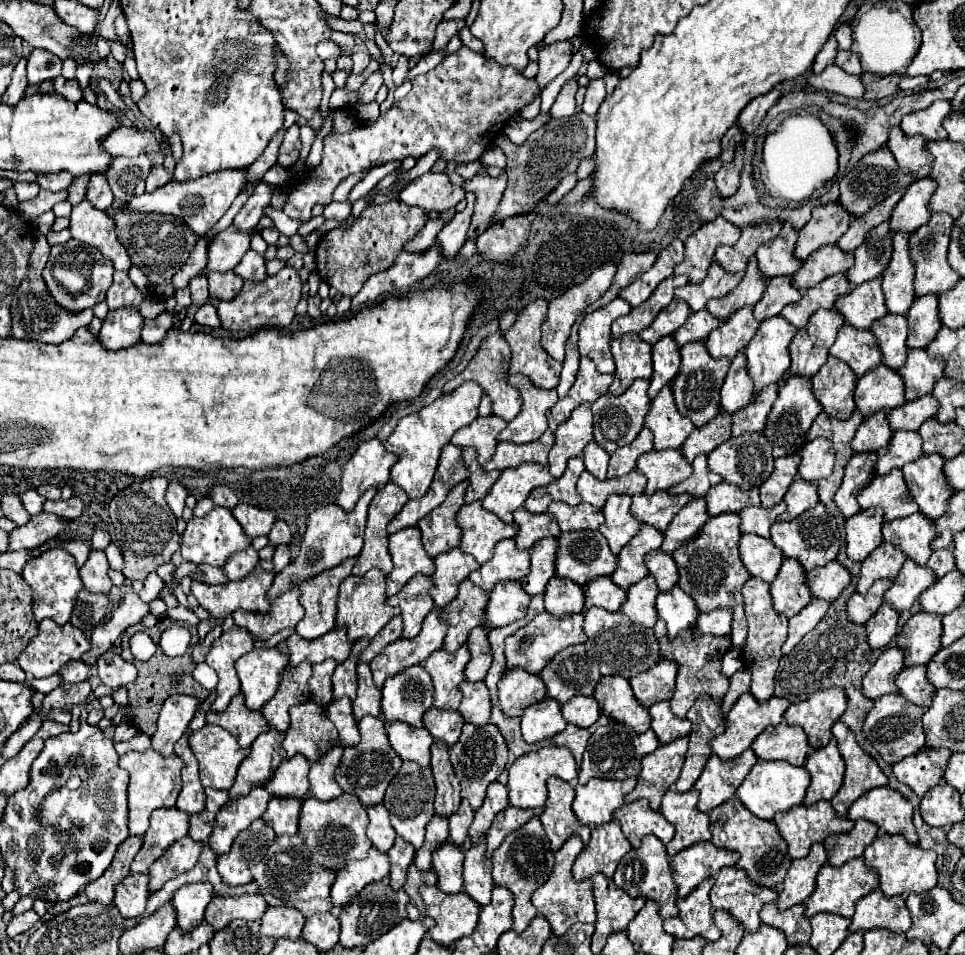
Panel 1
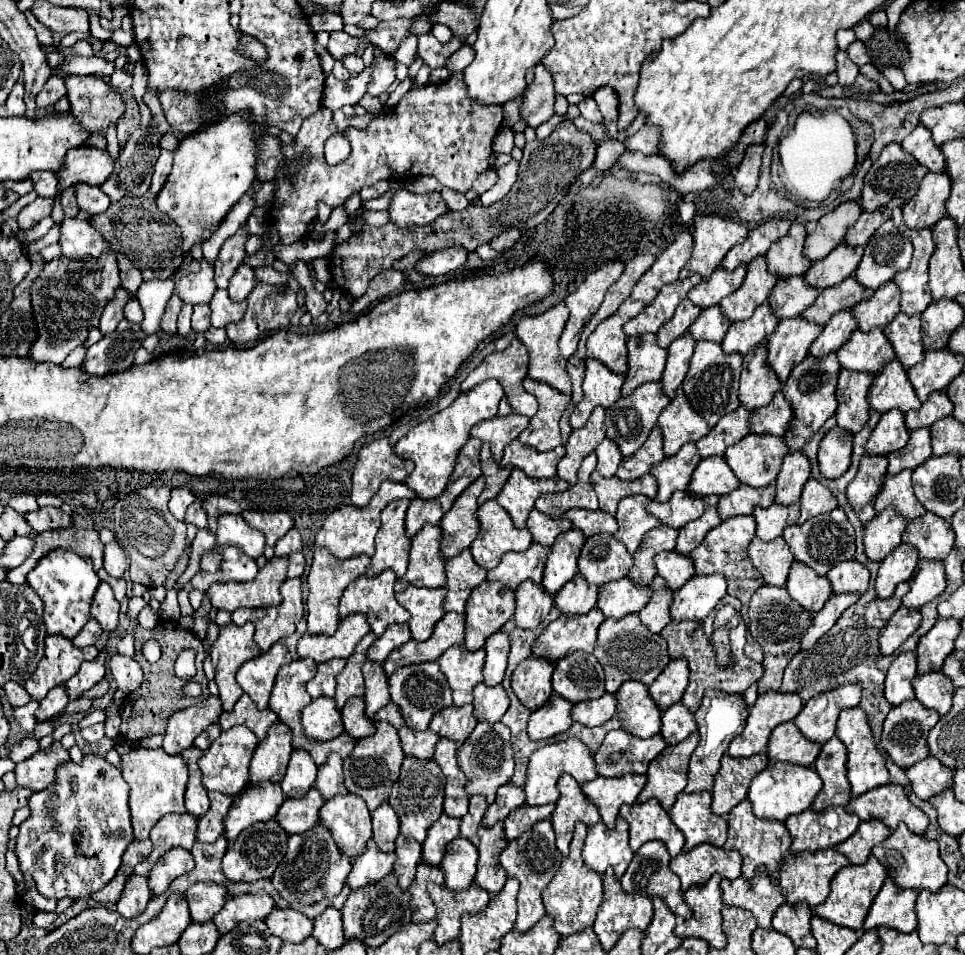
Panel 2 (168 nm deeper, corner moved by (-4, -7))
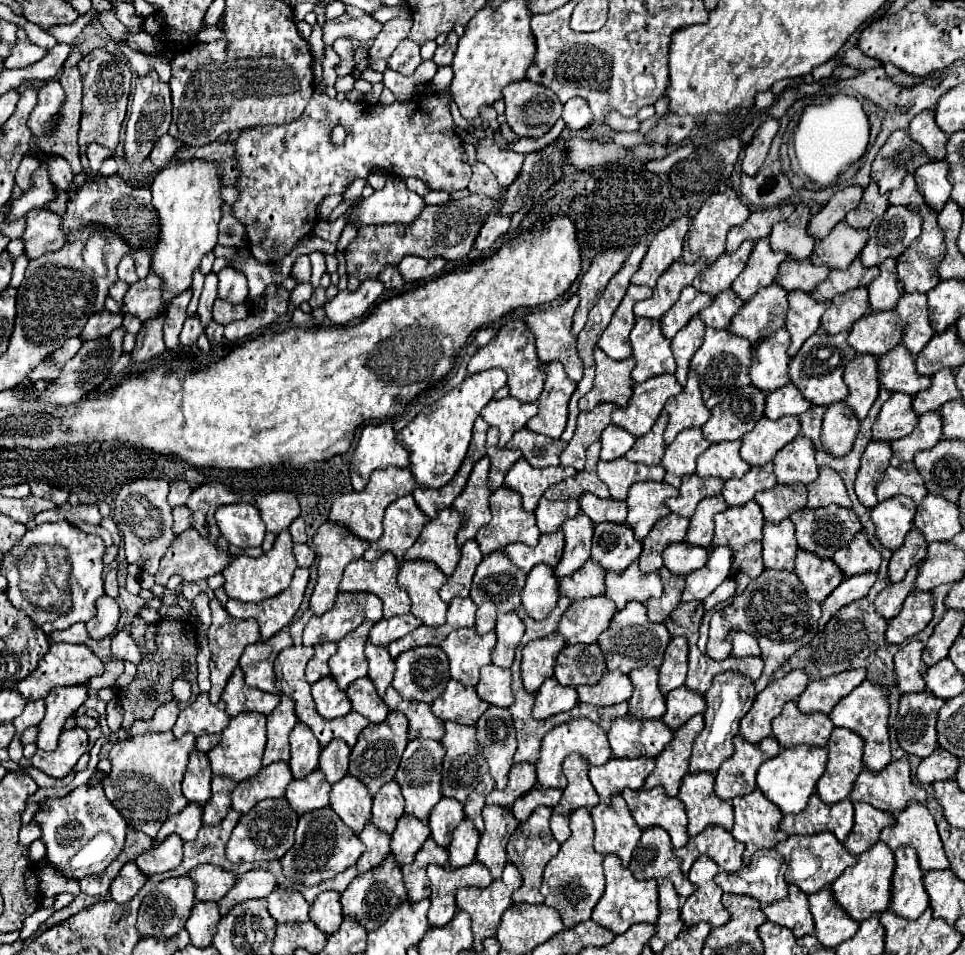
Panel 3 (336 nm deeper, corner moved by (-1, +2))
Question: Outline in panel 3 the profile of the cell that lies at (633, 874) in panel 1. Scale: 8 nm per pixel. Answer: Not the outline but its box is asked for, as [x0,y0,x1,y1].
[629,827,695,899]

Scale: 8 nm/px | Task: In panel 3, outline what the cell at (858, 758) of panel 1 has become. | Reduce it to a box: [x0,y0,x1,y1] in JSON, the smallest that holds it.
[831,679,891,771]

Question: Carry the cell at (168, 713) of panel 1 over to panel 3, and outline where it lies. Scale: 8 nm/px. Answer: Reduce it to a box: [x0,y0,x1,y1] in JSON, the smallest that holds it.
[173,693,231,737]

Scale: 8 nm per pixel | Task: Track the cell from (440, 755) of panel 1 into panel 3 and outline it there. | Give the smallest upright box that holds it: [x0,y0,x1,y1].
[441,721,489,801]

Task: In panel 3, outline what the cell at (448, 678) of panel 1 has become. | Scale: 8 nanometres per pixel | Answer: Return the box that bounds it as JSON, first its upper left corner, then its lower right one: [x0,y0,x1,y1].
[443,629,495,687]

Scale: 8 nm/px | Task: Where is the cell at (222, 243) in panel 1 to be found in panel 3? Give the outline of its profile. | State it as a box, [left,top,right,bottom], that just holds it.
[121,273,161,321]

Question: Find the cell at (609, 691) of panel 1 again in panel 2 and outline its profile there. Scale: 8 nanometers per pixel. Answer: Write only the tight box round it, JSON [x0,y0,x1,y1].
[614,682,660,738]

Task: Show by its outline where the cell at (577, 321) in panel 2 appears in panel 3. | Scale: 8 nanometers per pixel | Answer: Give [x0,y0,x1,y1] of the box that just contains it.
[573,249,627,335]

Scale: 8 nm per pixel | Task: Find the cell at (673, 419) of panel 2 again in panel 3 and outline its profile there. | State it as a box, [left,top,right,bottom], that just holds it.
[665,371,711,443]

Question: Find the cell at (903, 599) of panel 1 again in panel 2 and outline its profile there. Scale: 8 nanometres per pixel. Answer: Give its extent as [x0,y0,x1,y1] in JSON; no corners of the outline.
[902,560,946,610]

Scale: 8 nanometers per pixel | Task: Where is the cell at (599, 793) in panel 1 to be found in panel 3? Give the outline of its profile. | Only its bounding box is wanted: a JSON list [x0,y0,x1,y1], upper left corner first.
[589,757,655,803]

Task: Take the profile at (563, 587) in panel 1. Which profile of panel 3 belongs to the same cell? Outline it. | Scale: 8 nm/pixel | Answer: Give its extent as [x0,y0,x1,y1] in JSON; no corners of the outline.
[559,559,605,601]

